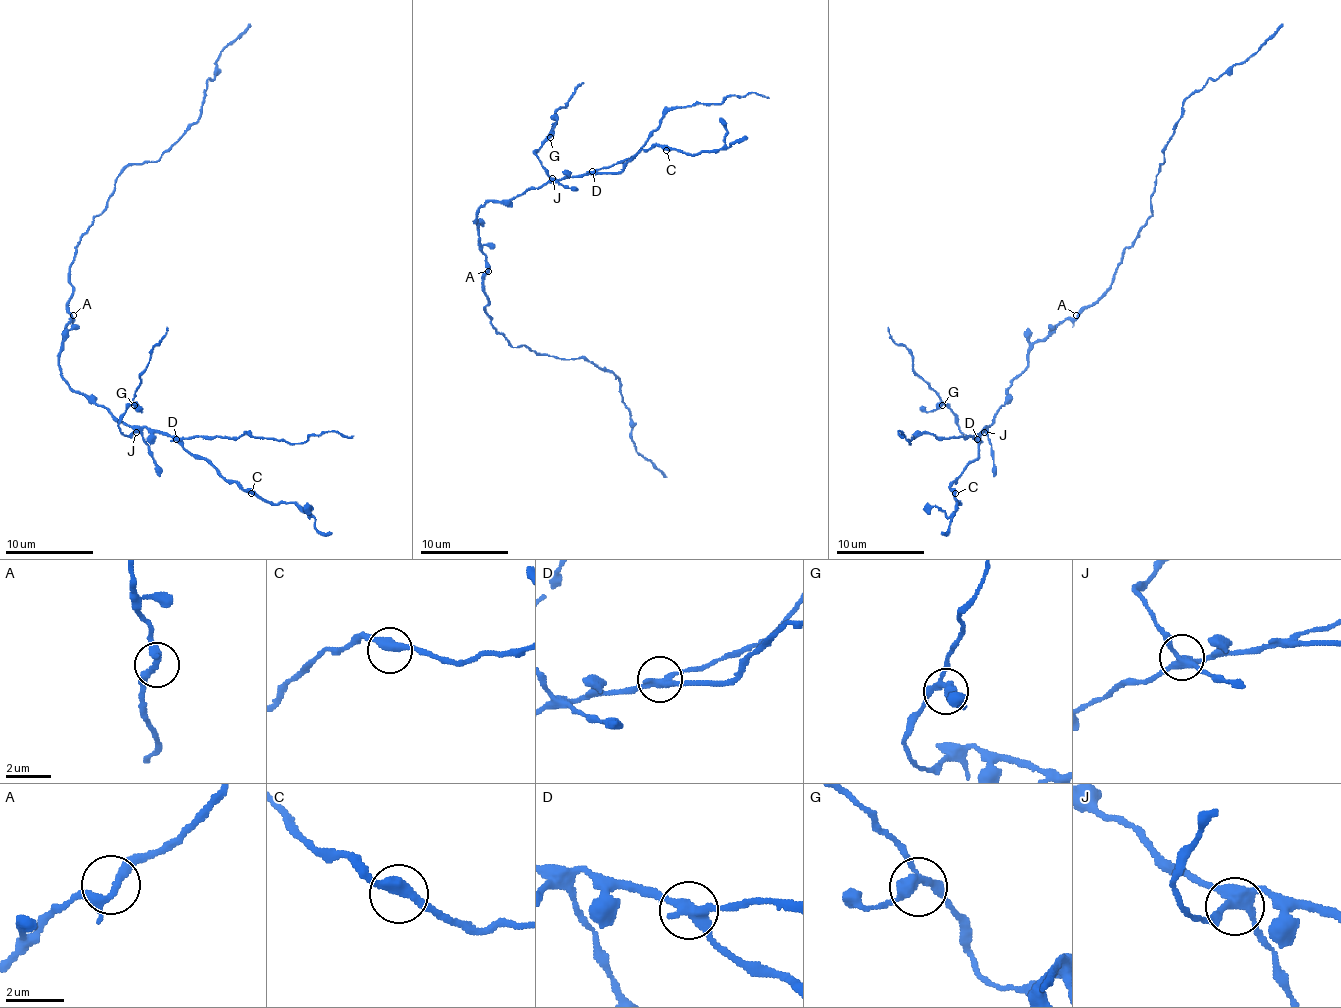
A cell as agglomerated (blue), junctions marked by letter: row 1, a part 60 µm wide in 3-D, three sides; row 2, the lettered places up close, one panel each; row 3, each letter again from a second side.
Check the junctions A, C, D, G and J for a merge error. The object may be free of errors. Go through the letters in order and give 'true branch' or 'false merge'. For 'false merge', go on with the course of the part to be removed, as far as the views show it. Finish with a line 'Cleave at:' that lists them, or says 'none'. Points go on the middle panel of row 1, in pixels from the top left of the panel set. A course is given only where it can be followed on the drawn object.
A: true branch
C: true branch
D: false merge; course (591, 172), (627, 161), (668, 110), (719, 104), (725, 97), (750, 93), (769, 97)
G: true branch
J: true branch
Cleave at: D

